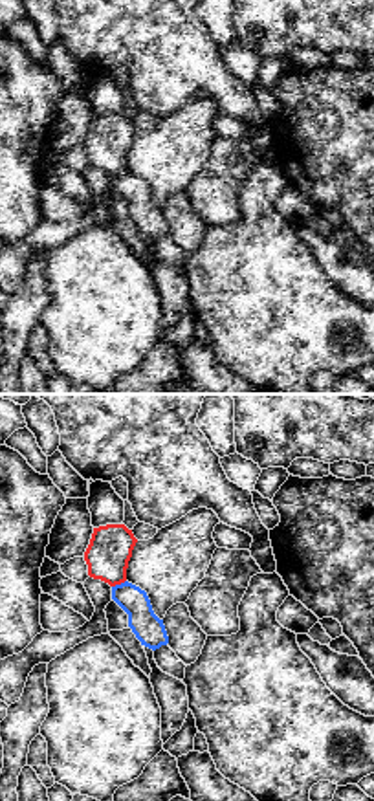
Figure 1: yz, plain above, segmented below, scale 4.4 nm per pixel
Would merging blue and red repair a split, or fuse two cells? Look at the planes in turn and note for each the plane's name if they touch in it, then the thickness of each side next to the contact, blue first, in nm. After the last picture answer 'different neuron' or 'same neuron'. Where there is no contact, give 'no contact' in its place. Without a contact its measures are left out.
meets blue in yz; 140 nm thick on the blue side, 190 nm on the other

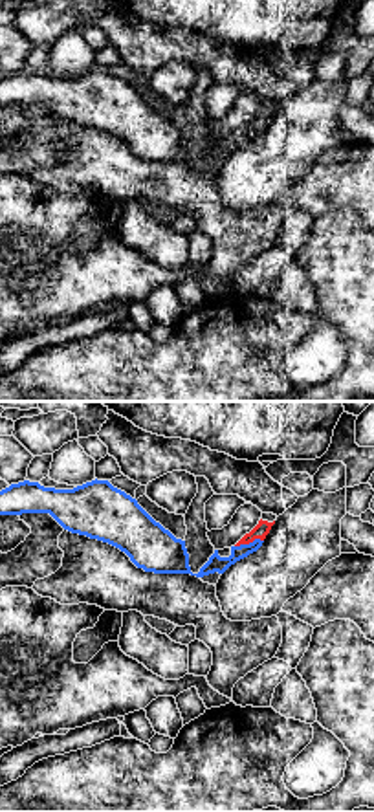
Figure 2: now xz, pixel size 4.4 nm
meets blue in xz; 70 nm thick on the blue side, 70 nm on the other

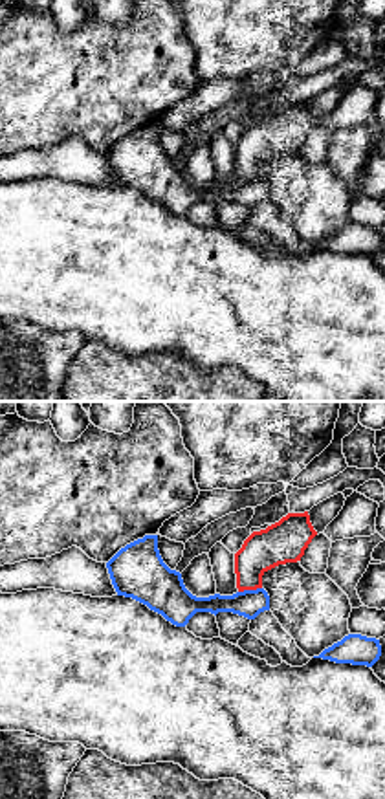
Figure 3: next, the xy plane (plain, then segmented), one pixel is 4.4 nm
meets blue in xy; 120 nm thick on the blue side, 180 nm on the other

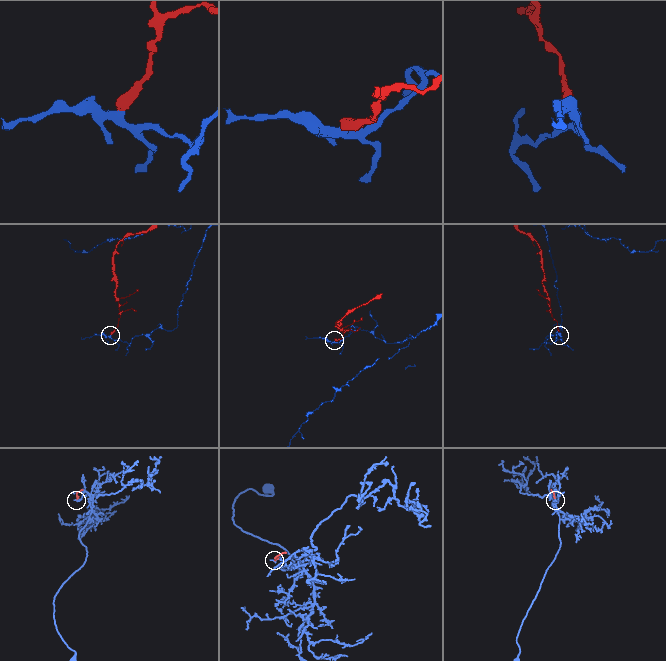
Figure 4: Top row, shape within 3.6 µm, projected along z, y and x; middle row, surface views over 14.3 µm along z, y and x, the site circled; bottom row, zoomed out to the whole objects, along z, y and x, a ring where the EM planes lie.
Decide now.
different neuron

